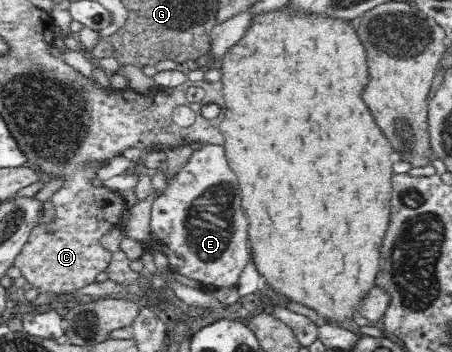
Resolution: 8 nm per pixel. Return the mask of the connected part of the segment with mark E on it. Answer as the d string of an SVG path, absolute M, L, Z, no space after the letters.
M219 145L195 146L193 155L187 159L170 178L166 188L153 201L150 226L159 241L159 249L169 258L171 270L183 274L205 288L237 286L239 278L249 263L247 247L247 219L241 207L238 179L230 168L225 148Z

